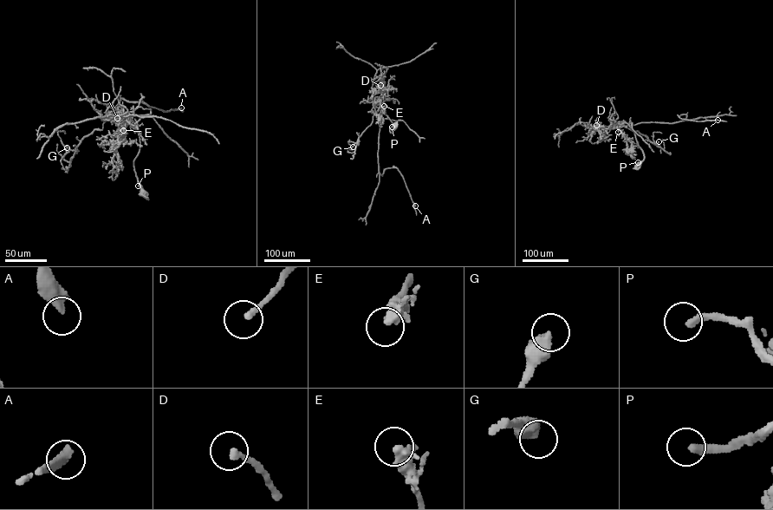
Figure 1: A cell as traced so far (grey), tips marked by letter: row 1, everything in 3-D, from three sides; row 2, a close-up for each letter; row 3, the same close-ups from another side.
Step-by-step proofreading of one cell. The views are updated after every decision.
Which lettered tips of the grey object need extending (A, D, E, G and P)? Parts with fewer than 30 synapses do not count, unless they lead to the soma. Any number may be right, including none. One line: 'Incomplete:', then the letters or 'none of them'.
Incomplete: A

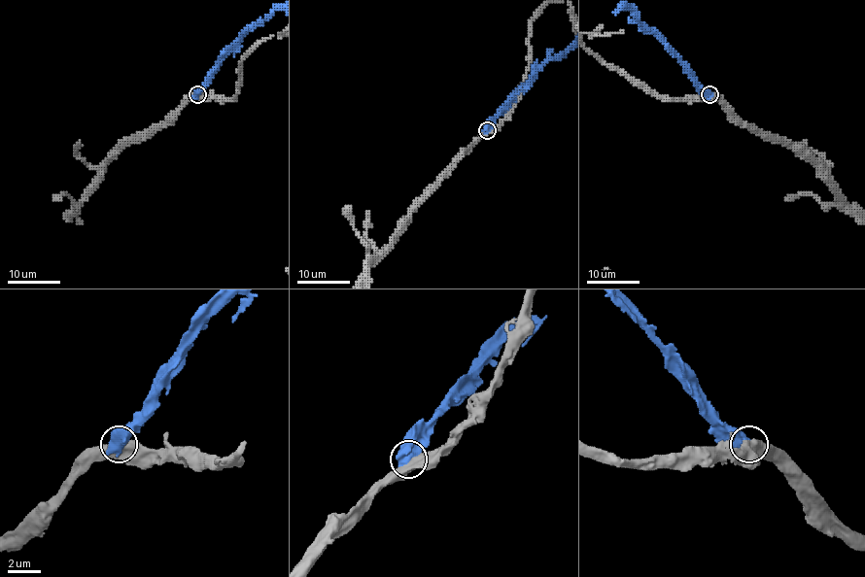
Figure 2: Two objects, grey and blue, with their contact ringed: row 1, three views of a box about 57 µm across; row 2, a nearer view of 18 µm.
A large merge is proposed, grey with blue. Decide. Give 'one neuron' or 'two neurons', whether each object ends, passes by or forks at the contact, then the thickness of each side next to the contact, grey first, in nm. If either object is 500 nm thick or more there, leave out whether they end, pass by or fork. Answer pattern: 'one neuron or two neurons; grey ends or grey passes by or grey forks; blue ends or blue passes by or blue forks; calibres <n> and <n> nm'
two neurons; calibres 500 and 800 nm

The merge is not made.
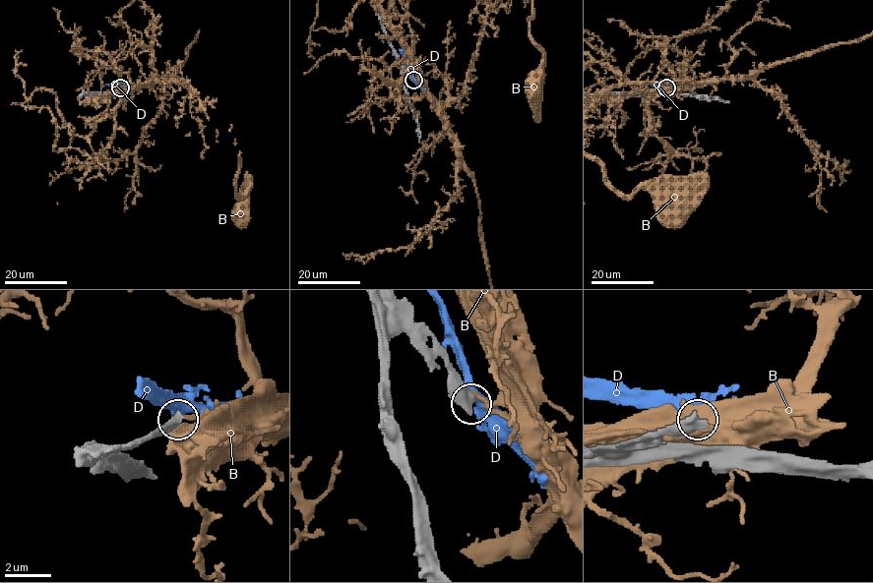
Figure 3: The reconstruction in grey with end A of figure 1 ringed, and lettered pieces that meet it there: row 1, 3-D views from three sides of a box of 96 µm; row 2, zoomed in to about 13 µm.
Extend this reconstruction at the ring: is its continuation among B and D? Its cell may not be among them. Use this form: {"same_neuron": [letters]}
{"same_neuron": []}

